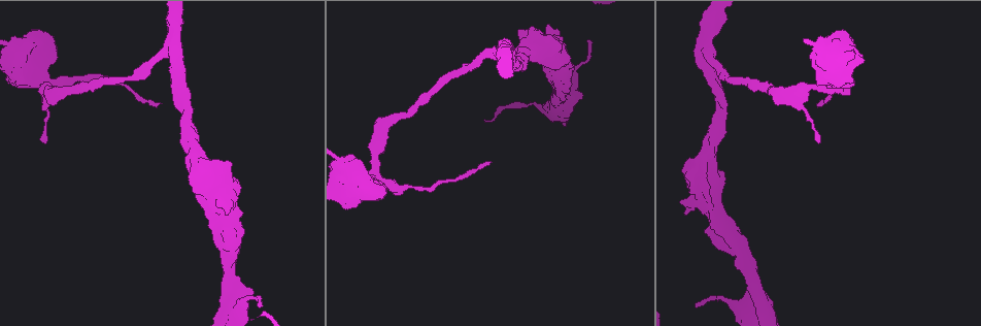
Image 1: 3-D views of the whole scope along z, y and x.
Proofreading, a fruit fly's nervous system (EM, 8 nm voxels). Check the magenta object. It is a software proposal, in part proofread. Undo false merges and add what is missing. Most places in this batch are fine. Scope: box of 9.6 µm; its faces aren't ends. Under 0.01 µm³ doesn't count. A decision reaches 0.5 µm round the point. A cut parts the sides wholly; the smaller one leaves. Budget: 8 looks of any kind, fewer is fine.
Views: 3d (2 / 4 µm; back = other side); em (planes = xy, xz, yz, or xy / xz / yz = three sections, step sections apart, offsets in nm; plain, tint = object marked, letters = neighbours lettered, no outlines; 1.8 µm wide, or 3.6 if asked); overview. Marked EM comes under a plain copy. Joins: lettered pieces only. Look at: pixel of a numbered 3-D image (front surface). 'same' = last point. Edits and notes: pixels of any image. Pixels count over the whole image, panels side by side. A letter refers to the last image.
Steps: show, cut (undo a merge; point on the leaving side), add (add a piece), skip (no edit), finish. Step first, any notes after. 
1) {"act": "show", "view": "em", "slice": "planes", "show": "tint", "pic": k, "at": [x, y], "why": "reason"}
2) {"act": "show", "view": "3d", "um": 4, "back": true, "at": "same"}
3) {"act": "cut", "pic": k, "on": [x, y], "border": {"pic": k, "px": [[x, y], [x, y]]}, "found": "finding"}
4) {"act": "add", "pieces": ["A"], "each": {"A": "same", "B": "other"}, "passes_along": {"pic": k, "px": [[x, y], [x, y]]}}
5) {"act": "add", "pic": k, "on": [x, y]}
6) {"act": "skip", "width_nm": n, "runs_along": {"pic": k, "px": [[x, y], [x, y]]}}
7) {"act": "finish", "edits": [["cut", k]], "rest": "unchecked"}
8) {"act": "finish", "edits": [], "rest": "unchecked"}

{"act": "show", "view": "em", "um": 3.6, "slice": "planes", "show": "letters", "pic": 1, "at": [760, 298], "why": "three arms meet"}

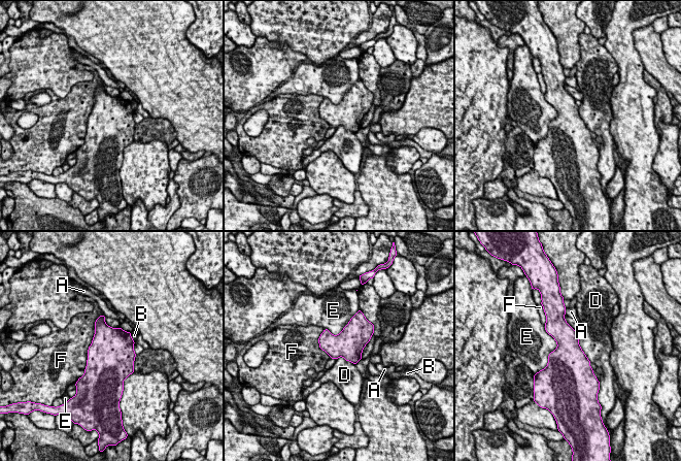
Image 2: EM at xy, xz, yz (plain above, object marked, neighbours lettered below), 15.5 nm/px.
{"act": "skip", "longest_contact_nm": ["F", 950], "each": {"A": "other", "B": "other", "D": "other", "E": "other", "F": "other"}, "found": "one neuron here"}

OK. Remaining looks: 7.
{"act": "show", "view": "3d", "um": 4, "pic": 1, "at": [205, 167], "why": "calibre changes"}

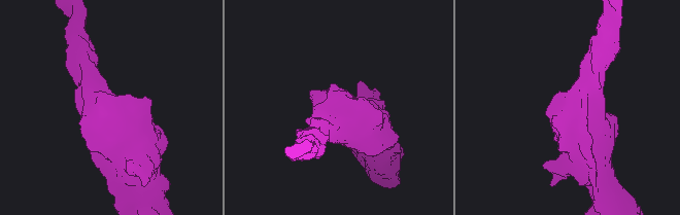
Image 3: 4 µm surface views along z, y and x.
{"act": "show", "view": "em", "um": 3.6, "slice": "yz", "step": 16, "show": "letters", "pic": 3, "at": [581, 108]}

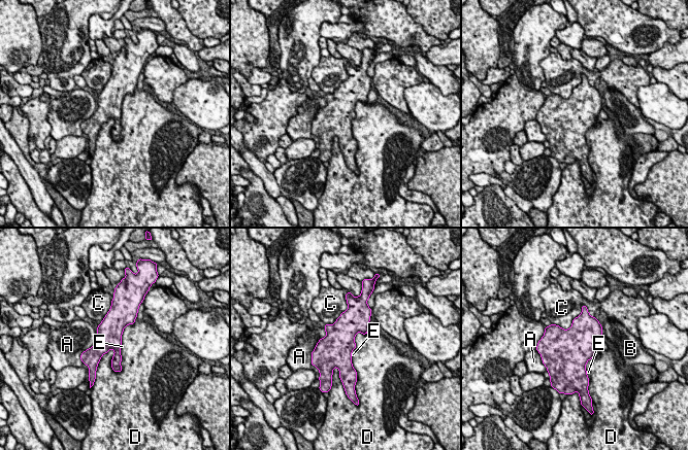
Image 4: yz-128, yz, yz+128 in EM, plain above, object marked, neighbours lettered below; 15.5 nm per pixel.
{"act": "skip", "each": {"A": "other", "B": "other", "C": "other", "D": "other", "E": "other"}, "border": {"pic": 4, "px": [[353, 349], [352, 367], [355, 370]]}, "found": "continuous, no second neuron"}

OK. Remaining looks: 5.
{"act": "show", "view": "em", "slice": "xy", "step": 4, "show": "letters", "pic": 1, "at": [169, 51]}

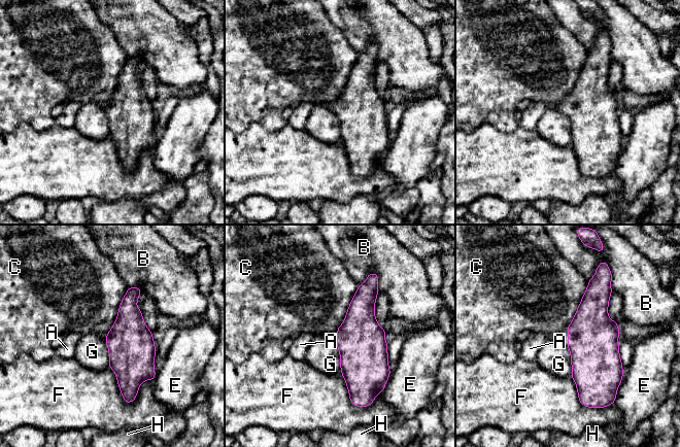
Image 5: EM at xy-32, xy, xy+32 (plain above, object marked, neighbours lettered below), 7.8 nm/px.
{"act": "skip", "width_nm": 340, "longest_contact_nm": ["C", 420], "each": {"A": "other", "B": "other", "C": "other", "E": "other", "F": "other", "G": "other", "H": "other"}, "found": "one neuron here"}

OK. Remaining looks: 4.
{"act": "show", "view": "em", "um": 3.6, "slice": "planes", "show": "letters", "pic": 1, "at": [160, 103], "why": "thin end"}

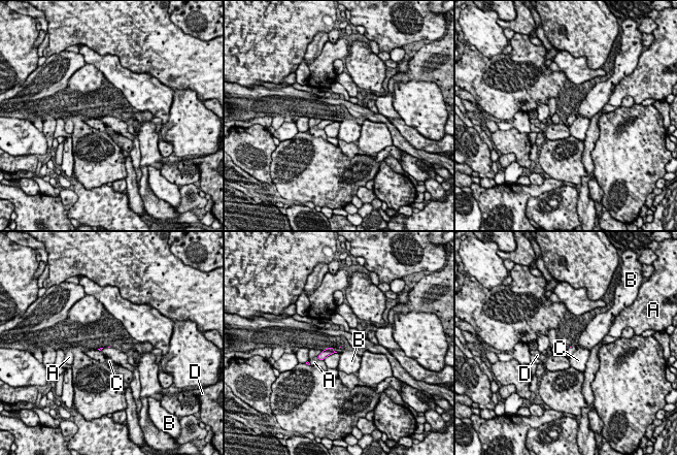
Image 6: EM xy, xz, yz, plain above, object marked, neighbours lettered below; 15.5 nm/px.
{"act": "skip", "each": {"A": "other", "B": "other", "C": "other", "D": "other"}, "border": {"pic": 6, "px": [[336, 352], [328, 355], [324, 360]]}, "found": "no lettered piece goes on from it"}

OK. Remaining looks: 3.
{"act": "finish", "edits": [], "rest": "unchecked"}

